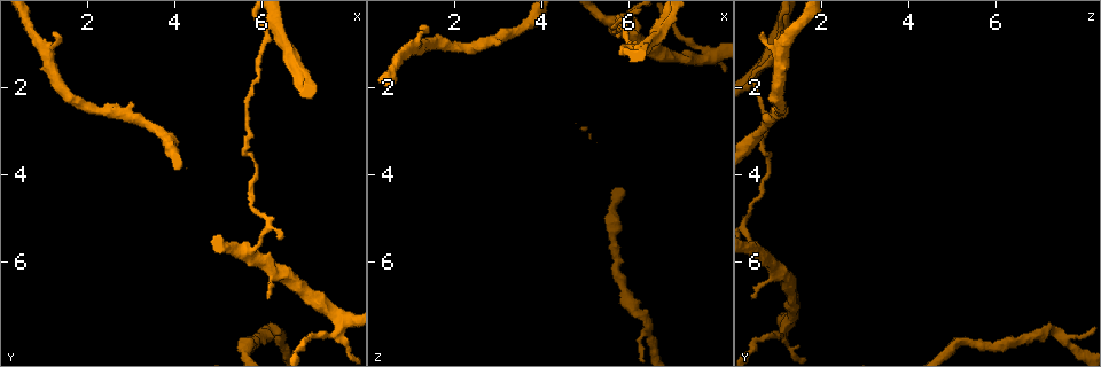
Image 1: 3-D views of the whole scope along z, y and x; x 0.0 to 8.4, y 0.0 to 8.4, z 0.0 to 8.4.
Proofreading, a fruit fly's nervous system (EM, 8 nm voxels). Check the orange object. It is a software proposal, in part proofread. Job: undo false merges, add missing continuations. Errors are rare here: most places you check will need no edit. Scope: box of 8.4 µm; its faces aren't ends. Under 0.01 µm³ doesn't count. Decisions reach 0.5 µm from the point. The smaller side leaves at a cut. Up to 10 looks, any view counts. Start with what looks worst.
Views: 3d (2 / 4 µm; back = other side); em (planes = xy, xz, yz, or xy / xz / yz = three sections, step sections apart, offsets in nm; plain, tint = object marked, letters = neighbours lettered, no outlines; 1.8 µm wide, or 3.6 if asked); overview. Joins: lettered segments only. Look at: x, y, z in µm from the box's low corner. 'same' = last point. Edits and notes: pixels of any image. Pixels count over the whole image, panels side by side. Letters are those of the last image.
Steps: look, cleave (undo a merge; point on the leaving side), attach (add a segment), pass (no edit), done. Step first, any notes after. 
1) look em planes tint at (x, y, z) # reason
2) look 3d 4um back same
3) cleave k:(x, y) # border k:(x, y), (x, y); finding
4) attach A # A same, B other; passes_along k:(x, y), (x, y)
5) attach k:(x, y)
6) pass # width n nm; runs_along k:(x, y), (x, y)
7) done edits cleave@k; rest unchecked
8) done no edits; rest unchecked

look 3d 2um at (1.20, 0.75, 0.65) # an open end

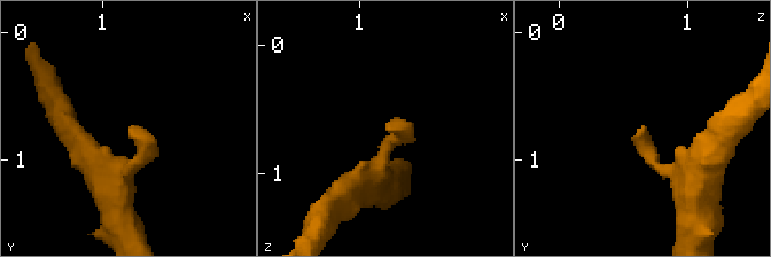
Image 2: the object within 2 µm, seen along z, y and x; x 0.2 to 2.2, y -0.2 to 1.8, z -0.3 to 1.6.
look em planes tint at (1.20, 0.72, 0.66)

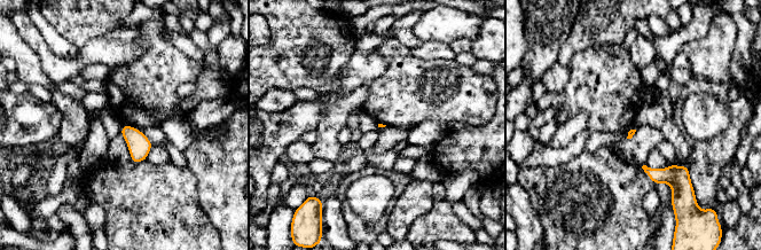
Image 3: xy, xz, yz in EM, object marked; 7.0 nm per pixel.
look em planes letters same # see the neighbours

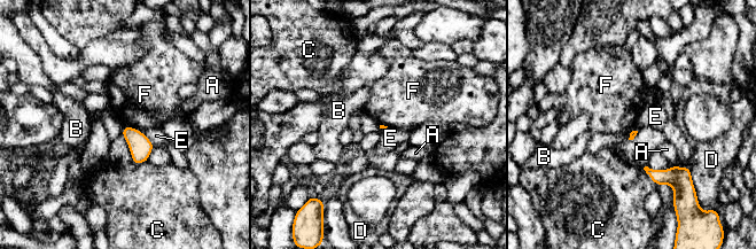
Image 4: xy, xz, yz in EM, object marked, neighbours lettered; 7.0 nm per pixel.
pass # A other, B other, C other, D other, E other, F other; border 4:(124, 125), (130, 125), (141, 131); no lettered segment goes on from it

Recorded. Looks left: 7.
look em xz step 16 plain at (6.35, 0.80, 1.00) # abrupt turn

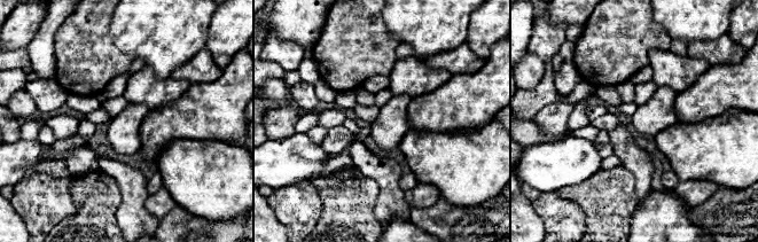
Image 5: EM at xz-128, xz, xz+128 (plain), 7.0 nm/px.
look em xz step 16 letters same # what lies round it

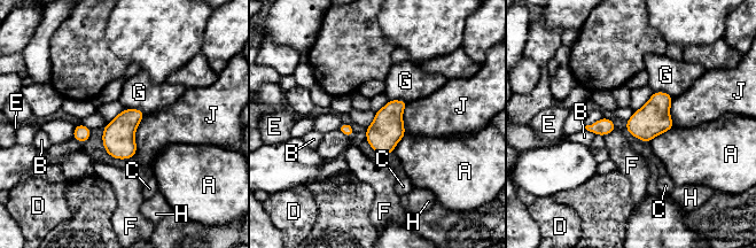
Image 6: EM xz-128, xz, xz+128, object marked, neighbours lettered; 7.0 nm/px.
pass # A other, B other, C other, D other, E other, F other, G other, H other, J other; border 6:(146, 115), (135, 131), (134, 156); continuous, no second cell

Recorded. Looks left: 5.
look em xy step 8 letters at (7.80, 7.30, 1.35) # sharp bend

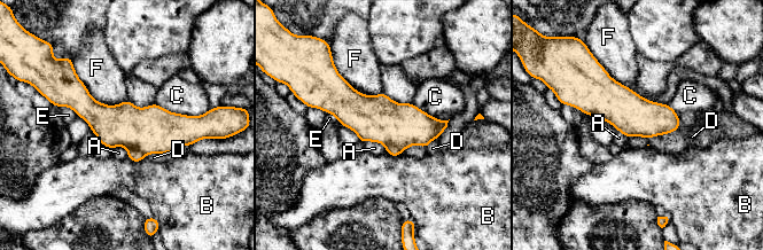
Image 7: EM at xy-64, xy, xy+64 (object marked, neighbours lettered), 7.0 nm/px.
pass # longest_contact F 440 nm; A other, B other, C other, D other, E other, F other; runs_along 7:(63, 102), (113, 125), (194, 137); continuous, no second cell

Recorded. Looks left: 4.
look em xz step 16 tint at (5.75, 5.75, 0.55) # three arms meet

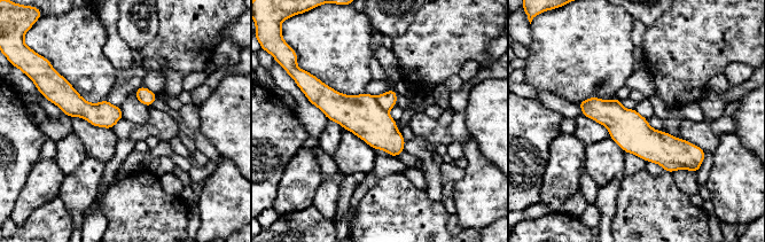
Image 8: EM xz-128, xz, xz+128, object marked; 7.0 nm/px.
look em planes letters same # cut it another way

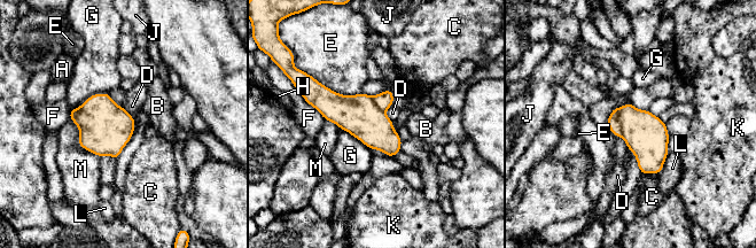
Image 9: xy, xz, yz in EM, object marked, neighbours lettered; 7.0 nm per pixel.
pass # A other, B other, C other, D other, E other, F other, G other, H other, J other, K other, L other, M other; border 9:(124, 108), (134, 119), (134, 130); continuous, no second cell

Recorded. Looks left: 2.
done no edits; rest unchecked

